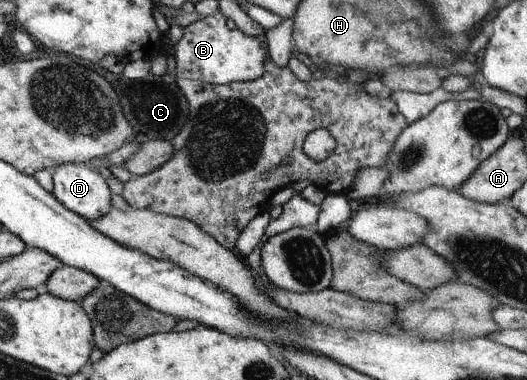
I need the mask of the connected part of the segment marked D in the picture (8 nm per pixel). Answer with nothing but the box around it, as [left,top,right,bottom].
[52,163,112,221]

